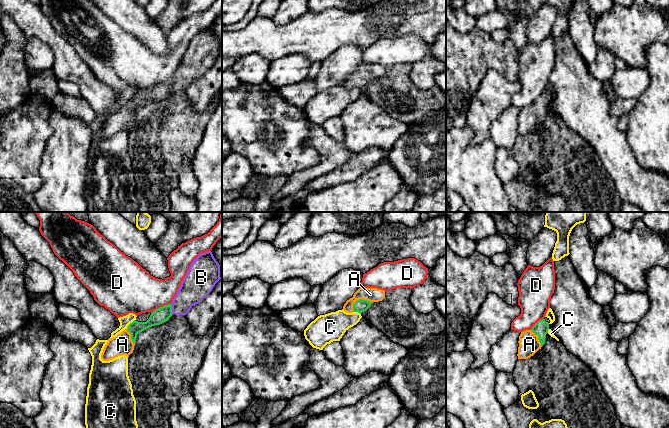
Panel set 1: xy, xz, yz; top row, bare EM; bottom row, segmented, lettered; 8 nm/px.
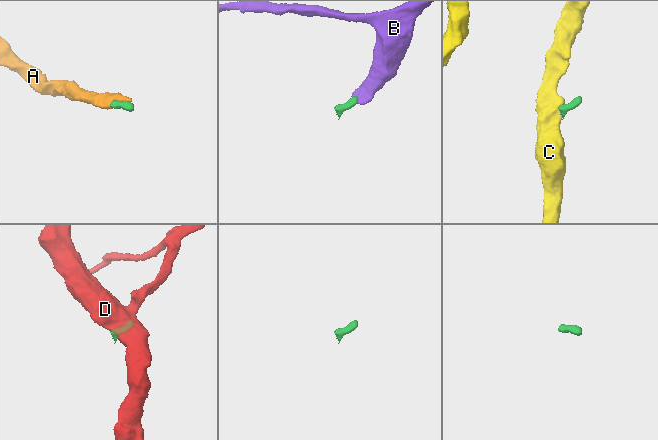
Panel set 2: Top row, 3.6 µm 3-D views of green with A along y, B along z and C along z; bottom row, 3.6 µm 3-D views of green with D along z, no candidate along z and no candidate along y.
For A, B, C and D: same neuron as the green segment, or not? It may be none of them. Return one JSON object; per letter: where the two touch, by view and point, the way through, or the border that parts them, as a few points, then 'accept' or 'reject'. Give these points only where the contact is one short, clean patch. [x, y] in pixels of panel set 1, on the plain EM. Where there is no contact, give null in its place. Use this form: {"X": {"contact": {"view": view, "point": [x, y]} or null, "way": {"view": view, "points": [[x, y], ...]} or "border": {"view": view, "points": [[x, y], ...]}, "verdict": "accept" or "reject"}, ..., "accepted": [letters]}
{"A": {"contact": {"view": "xz", "point": [359, 75]}, "way": {"view": "xz", "points": [[360, 81], [359, 75], [370, 70]]}, "verdict": "accept"}, "B": {"contact": {"view": "xy", "point": [171, 85]}, "way": {"view": "xy", "points": [[162, 90], [171, 85], [194, 64]]}, "verdict": "accept"}, "C": {"contact": {"view": "xy", "point": [130, 99]}, "border": {"view": "xy", "points": [[135, 95], [126, 104]]}, "verdict": "reject"}, "D": {"contact": {"view": "xy", "point": [160, 83]}, "border": {"view": "xy", "points": [[170, 79], [156, 84], [151, 89]]}, "verdict": "reject"}, "accepted": ["A", "B"]}

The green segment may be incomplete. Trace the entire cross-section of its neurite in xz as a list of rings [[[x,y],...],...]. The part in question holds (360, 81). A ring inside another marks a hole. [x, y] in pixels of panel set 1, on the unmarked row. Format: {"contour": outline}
{"contour": [[[360,63],[352,74],[346,77],[343,85],[347,89],[366,87],[373,78],[382,77],[385,74],[385,67],[377,64]]]}

